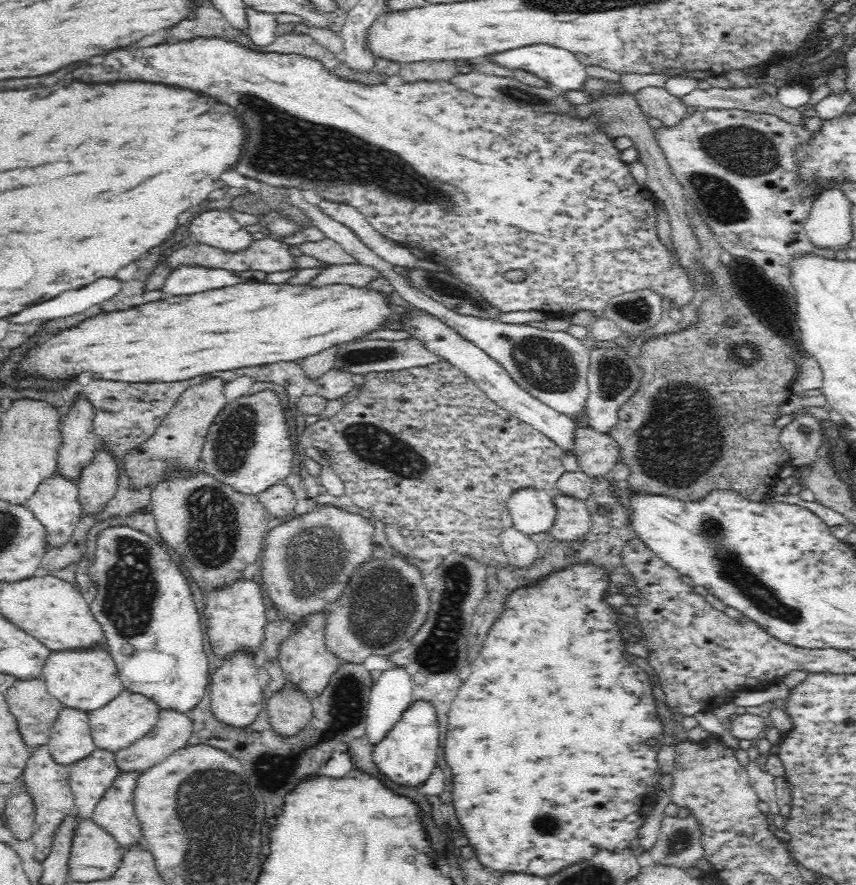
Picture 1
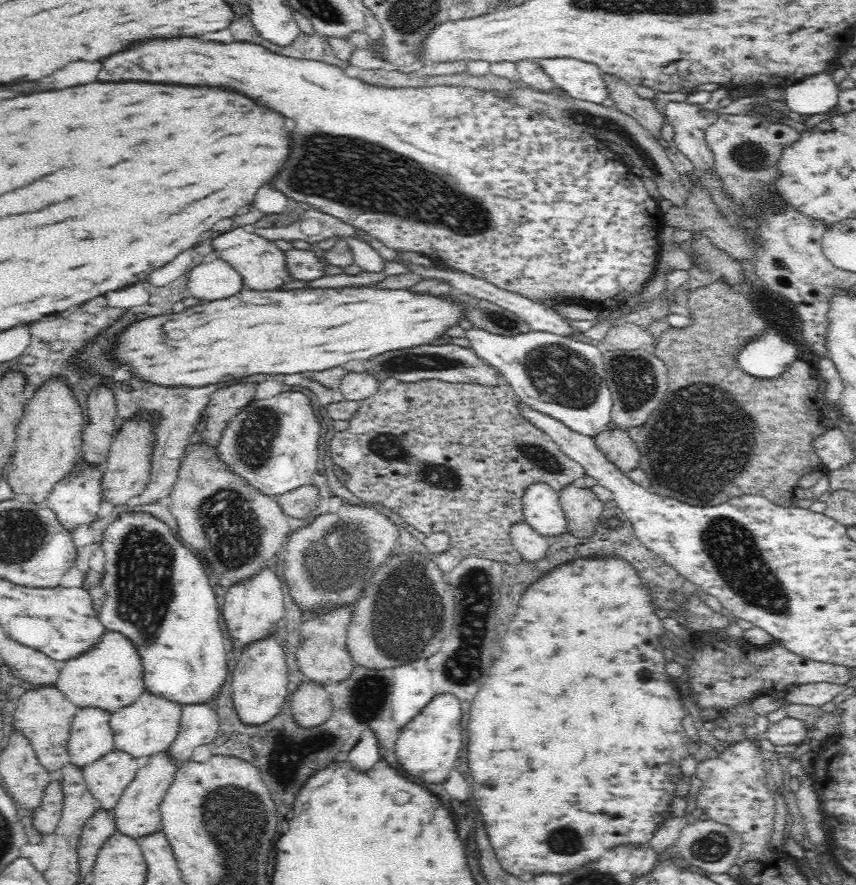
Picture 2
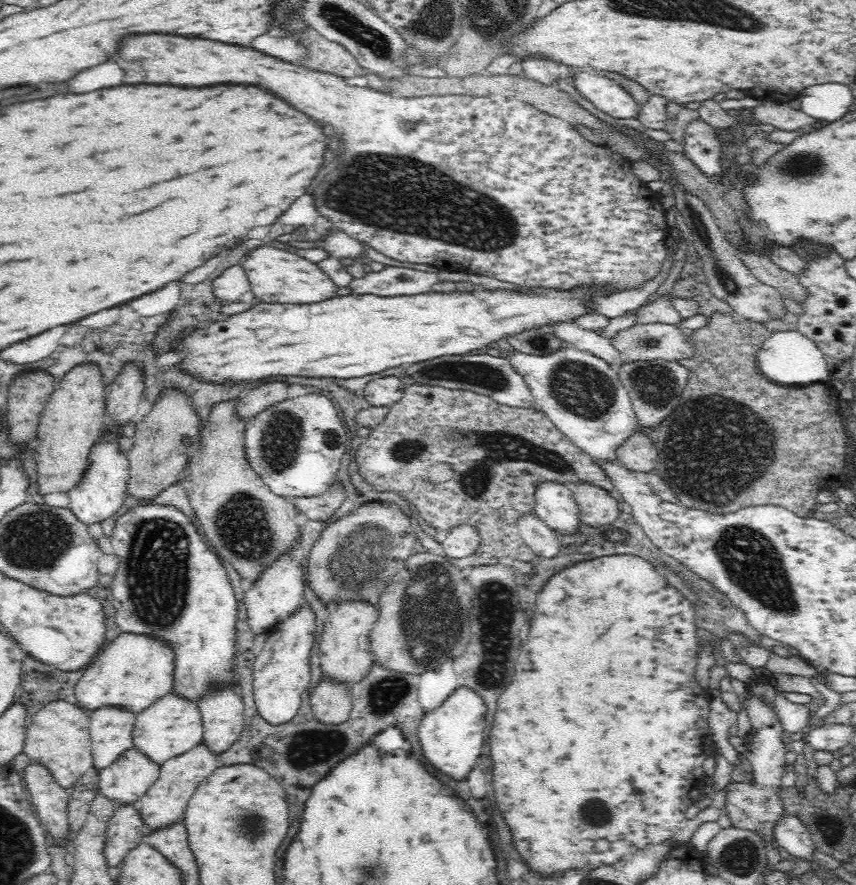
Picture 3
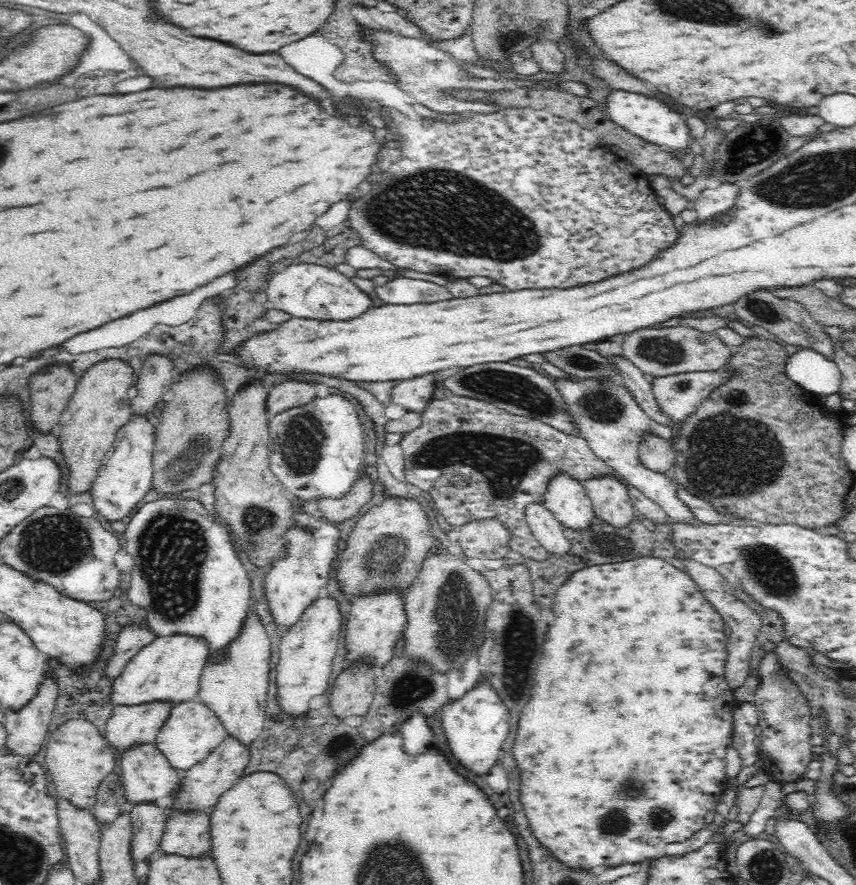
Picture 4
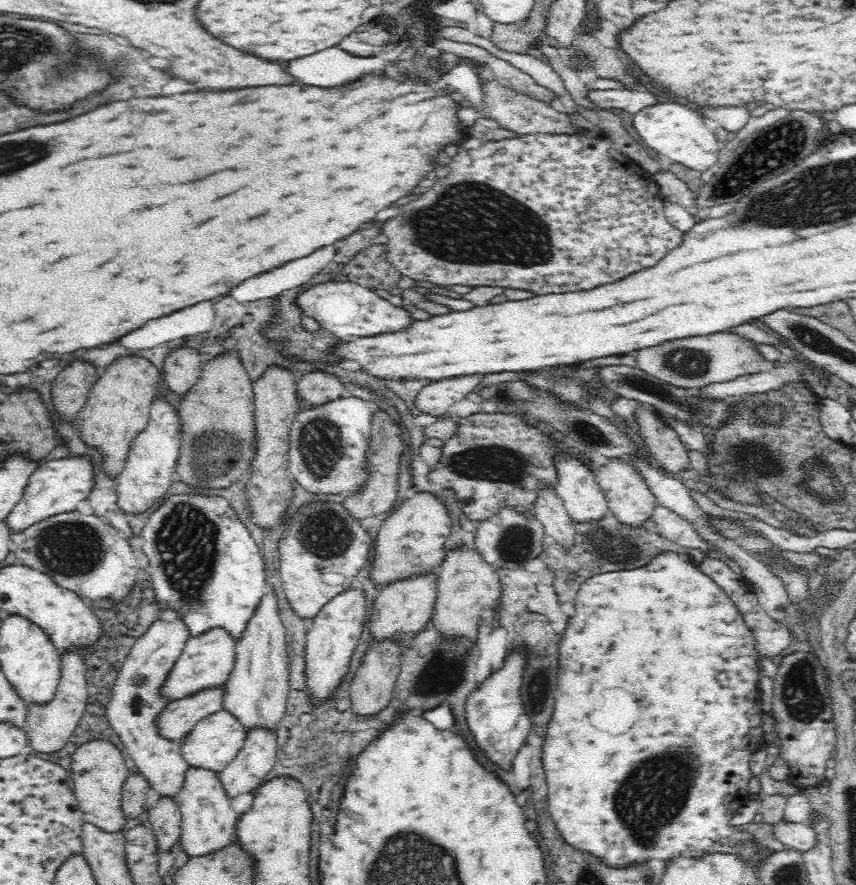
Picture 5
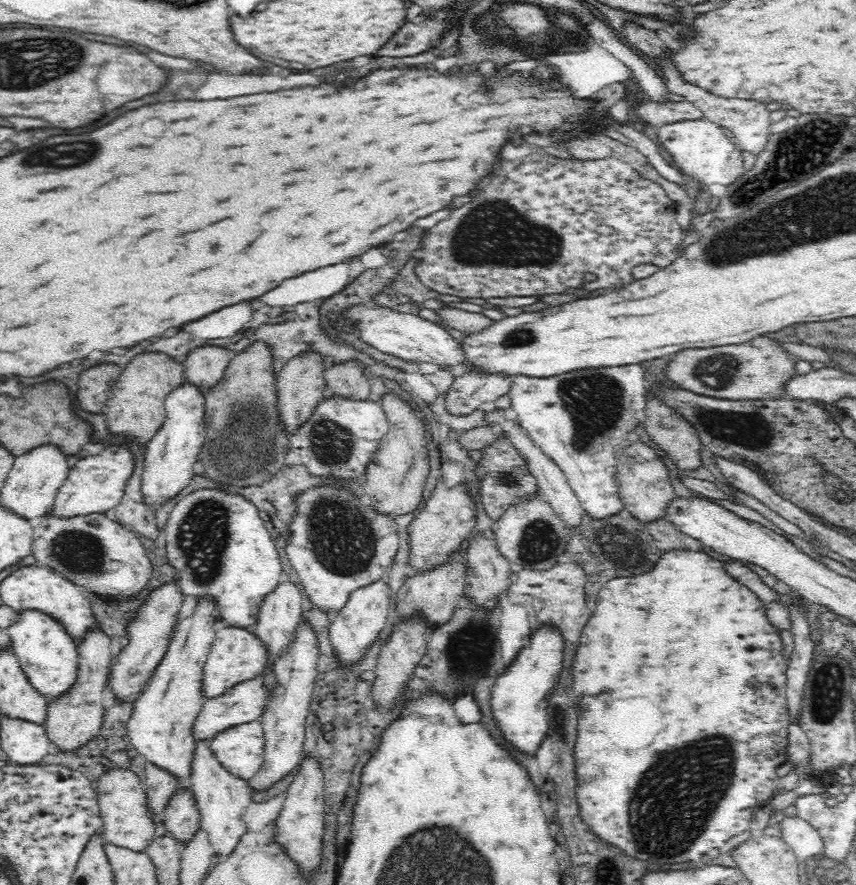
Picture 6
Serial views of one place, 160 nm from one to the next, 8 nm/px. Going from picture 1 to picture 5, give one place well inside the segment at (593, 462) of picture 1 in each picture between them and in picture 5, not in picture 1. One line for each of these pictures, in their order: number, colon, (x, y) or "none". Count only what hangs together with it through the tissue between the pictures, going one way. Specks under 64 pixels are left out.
2: (616, 446)
3: (635, 452)
4: (655, 453)
5: (662, 445)

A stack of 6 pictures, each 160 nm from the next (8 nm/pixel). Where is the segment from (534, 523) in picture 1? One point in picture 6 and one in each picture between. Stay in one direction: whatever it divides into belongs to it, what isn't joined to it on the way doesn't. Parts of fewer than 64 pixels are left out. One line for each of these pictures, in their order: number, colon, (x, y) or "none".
2: (541, 510)
3: (553, 503)
4: (565, 498)
5: (583, 501)
6: (580, 419)

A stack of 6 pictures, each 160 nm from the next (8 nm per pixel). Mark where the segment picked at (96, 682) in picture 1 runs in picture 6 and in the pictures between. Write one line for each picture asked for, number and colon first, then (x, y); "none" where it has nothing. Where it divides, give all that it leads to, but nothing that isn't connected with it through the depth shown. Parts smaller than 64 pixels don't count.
2: (107, 676)
3: (132, 670)
4: (167, 669)
5: (204, 660)
6: (235, 655)

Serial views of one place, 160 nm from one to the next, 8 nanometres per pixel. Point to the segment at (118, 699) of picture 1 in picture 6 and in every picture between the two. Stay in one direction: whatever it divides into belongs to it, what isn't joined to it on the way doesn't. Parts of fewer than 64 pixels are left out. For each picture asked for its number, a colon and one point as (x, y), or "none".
2: (145, 726)
3: (170, 725)
4: (190, 731)
5: (214, 738)
6: (238, 748)

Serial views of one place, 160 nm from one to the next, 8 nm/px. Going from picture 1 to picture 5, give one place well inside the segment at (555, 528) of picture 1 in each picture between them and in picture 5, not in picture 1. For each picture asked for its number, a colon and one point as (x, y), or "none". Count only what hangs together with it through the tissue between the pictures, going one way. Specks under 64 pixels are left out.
2: (582, 509)
3: (596, 507)
4: (610, 503)
5: (630, 503)

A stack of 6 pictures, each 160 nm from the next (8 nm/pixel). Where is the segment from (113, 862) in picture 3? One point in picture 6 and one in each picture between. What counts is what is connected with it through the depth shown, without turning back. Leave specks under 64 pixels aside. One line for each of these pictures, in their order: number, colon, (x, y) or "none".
4: (148, 820)
5: (164, 818)
6: (180, 819)

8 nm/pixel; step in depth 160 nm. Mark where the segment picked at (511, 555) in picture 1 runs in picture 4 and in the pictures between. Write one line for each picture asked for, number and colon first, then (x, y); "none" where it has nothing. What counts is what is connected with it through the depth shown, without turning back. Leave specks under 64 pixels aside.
2: (530, 545)
3: (544, 542)
4: (548, 532)

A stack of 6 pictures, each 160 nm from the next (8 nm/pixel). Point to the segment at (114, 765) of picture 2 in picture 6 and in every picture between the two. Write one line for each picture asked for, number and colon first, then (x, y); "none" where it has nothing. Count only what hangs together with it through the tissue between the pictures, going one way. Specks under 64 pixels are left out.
3: (124, 780)
4: (145, 775)
5: (134, 702)
6: (158, 725)

